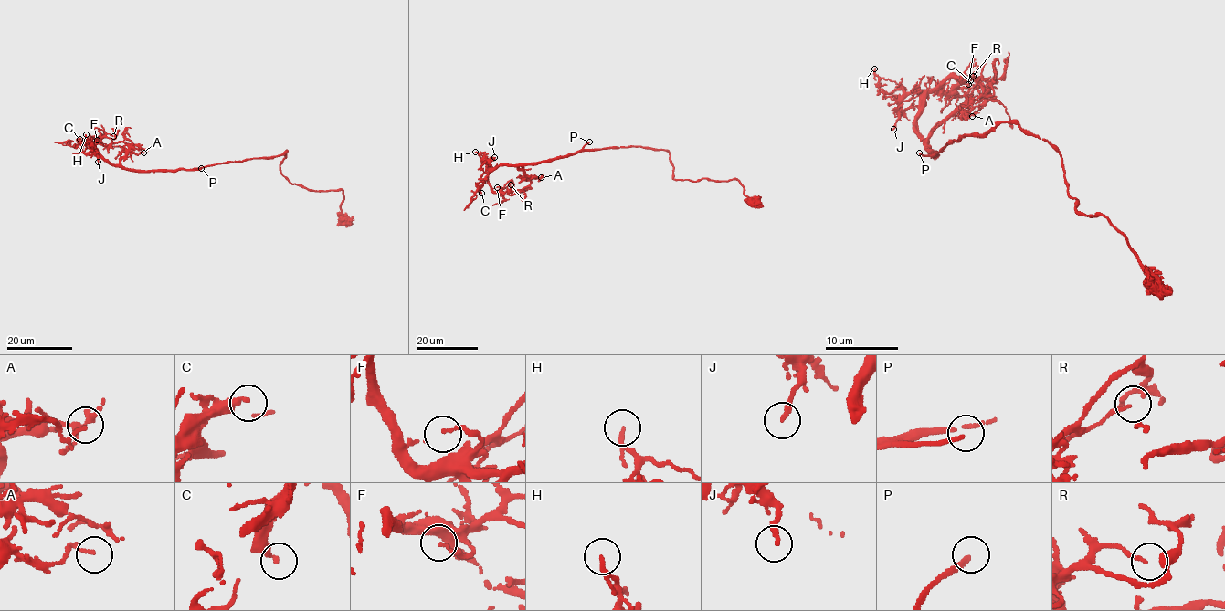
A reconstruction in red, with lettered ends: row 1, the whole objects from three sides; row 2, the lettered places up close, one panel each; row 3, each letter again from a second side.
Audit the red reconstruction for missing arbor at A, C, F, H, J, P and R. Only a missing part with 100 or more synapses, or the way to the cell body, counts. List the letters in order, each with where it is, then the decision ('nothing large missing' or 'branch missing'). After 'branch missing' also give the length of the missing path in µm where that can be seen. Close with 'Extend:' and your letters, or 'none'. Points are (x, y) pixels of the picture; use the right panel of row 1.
A: at (972, 116); nothing large missing
C: at (970, 80); nothing large missing
F: at (968, 84); nothing large missing
H: at (874, 68); nothing large missing
J: at (893, 129); nothing large missing
P: at (919, 152); branch missing; about 60 µm are missing
R: at (973, 76); nothing large missing
Extend: P

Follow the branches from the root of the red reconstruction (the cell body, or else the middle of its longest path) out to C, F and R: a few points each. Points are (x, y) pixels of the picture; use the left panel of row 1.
C: (236, 162), (181, 170), (124, 169), (110, 164), (98, 150), (89, 143), (81, 143), (79, 139)
F: (236, 162), (181, 170), (124, 169), (110, 164), (103, 158), (89, 140), (98, 137), (101, 141), (97, 140)
R: (236, 162), (181, 170), (124, 169), (110, 164), (89, 140), (107, 134), (113, 136)

